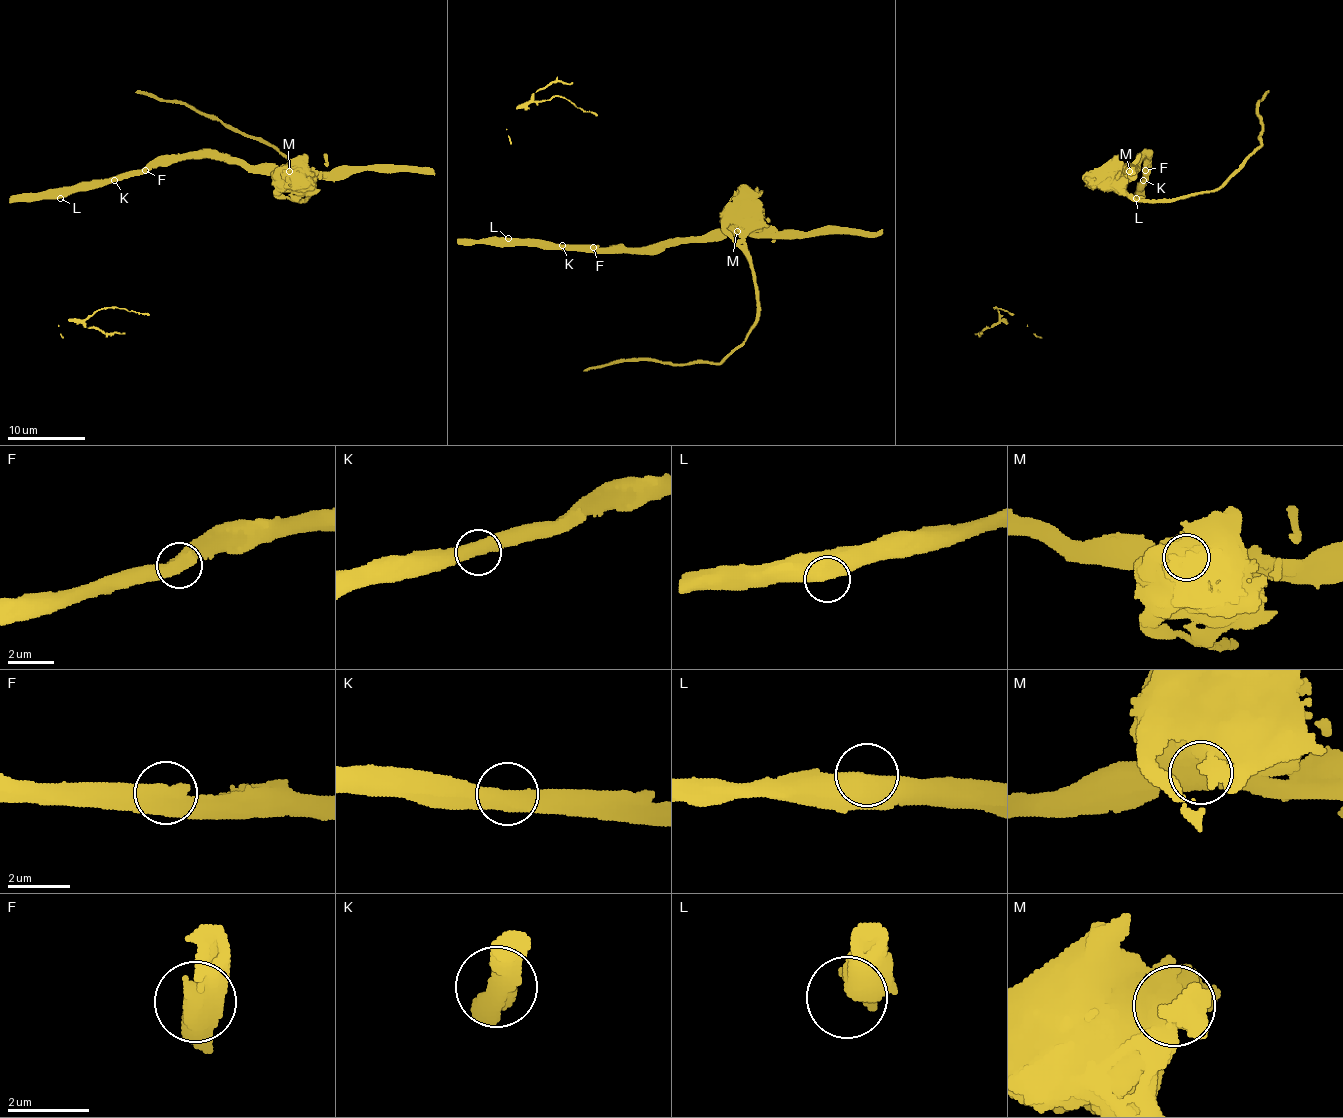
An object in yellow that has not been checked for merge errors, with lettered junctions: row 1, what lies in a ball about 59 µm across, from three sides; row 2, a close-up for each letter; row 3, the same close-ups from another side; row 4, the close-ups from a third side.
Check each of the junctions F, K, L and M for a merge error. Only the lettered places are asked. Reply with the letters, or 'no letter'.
M

